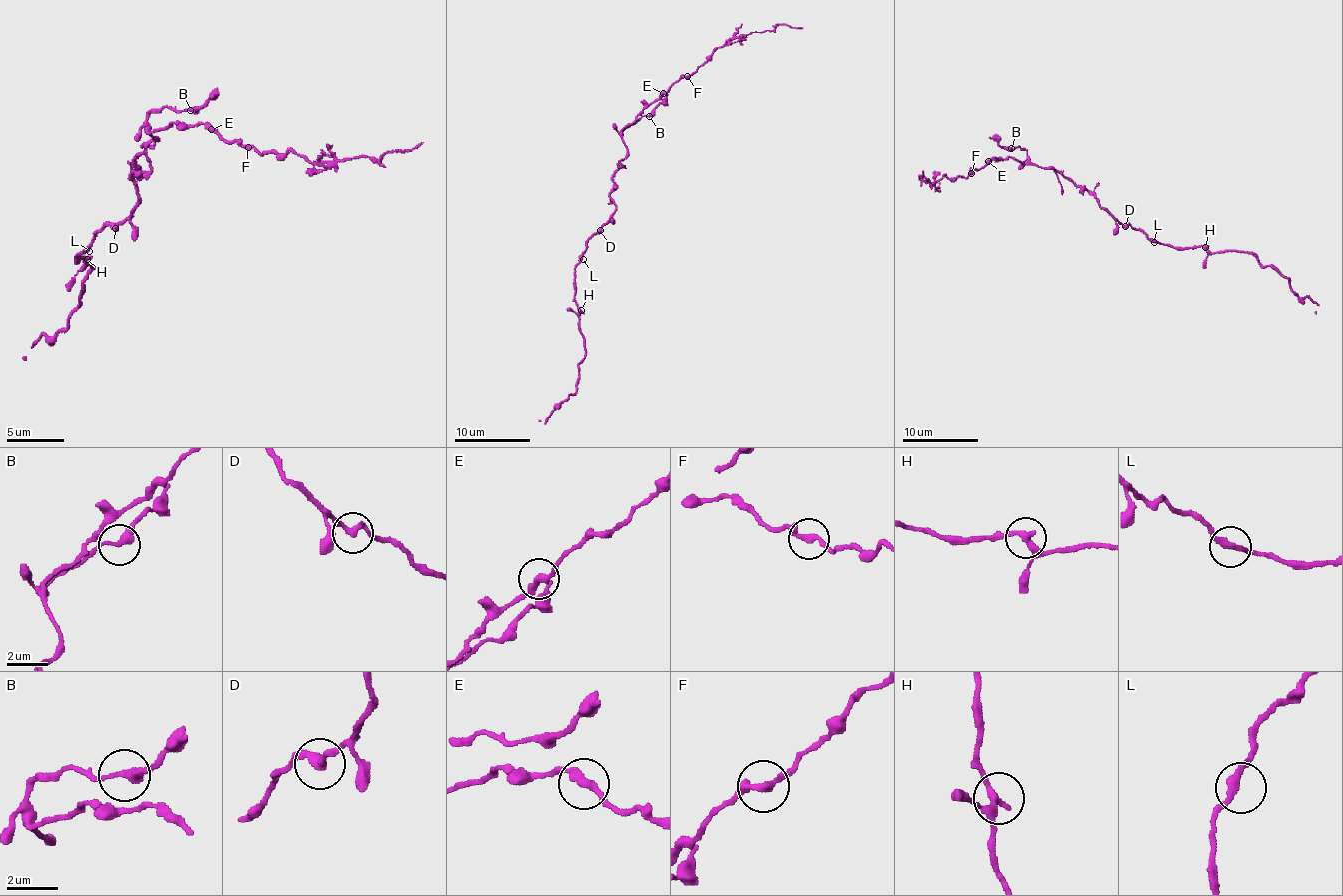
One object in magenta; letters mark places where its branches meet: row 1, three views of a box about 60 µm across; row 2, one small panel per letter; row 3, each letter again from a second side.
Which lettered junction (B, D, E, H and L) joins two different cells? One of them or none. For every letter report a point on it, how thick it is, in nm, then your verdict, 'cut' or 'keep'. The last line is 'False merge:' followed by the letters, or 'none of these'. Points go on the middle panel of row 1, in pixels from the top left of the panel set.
B: place (649, 116); calibre 320 nm; keep
D: place (600, 230); calibre 320 nm; keep
E: place (663, 93); calibre 320 nm; cut
H: place (581, 310); calibre 280 nm; keep
L: place (583, 259); calibre 300 nm; keep
False merge: E

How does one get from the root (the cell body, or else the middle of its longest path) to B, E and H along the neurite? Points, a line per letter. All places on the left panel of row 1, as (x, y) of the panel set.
B: (130, 179), (144, 144), (150, 144), (156, 139), (147, 127), (147, 118), (161, 107), (190, 110)
E: (130, 179), (144, 144), (156, 139), (150, 133), (153, 130), (173, 124), (205, 124), (210, 130)
H: (130, 179), (138, 205), (121, 222), (104, 225), (95, 234), (95, 239), (78, 257), (87, 259)

